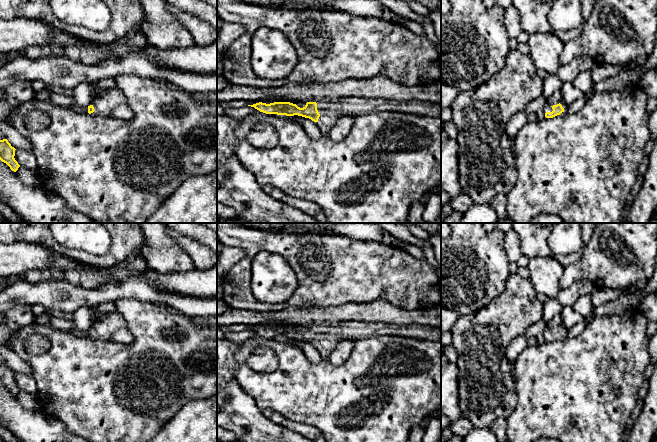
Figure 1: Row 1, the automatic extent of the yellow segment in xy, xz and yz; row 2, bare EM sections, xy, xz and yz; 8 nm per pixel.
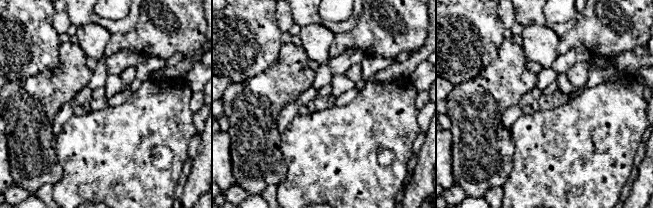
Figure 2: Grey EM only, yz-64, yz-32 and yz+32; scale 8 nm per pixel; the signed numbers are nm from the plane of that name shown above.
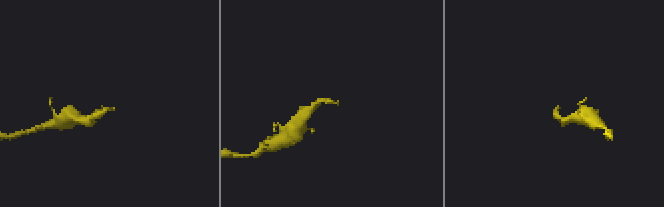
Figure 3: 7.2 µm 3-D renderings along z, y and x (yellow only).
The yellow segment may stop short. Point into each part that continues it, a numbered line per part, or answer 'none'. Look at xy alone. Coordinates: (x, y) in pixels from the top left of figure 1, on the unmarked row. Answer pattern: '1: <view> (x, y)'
1: xy (104, 329)

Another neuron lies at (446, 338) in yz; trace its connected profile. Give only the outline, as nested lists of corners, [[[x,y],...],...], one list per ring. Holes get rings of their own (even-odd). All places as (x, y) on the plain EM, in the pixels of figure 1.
[[[451,331],[441,333],[441,345],[443,348],[451,346],[453,343],[453,335]]]

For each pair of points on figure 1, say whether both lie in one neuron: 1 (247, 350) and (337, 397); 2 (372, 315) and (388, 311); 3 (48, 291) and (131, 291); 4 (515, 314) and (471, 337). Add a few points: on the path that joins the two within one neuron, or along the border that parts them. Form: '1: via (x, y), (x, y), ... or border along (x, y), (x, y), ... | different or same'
1: via (269, 342), (277, 345), (315, 383) | same
2: via (376, 312), (384, 312) | same
3: via (69, 290), (74, 295), (110, 293) | same
4: via (504, 319), (482, 337) | same

